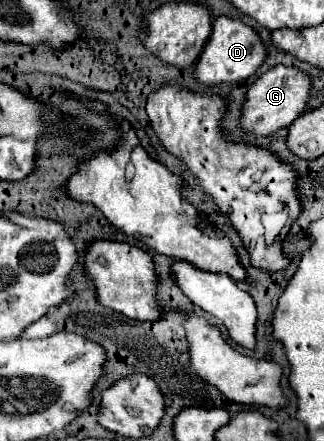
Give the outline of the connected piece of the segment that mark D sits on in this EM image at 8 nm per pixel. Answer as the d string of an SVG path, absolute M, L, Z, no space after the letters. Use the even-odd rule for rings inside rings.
M221 16L213 20L211 36L203 46L203 52L193 64L193 78L197 84L203 84L203 86L215 86L223 82L229 82L229 84L241 82L251 74L255 74L255 70L263 64L263 60L265 60L265 48L257 32L239 20L229 20Z

